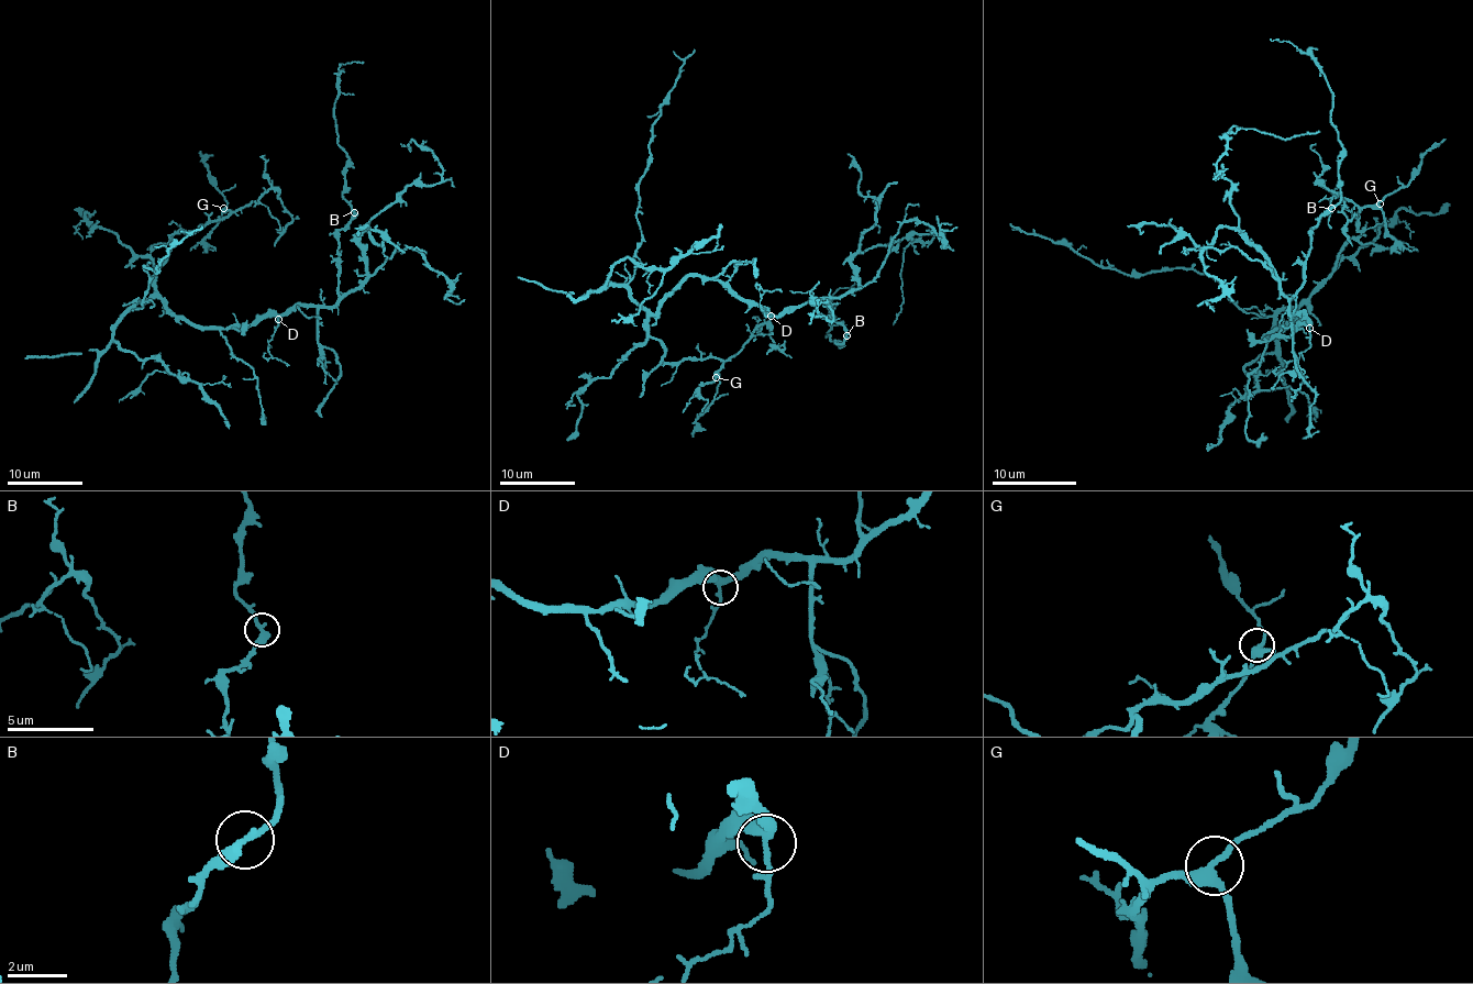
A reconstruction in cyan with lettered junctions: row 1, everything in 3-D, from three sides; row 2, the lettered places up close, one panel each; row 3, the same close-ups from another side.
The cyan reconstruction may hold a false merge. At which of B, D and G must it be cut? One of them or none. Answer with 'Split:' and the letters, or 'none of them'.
Split: none of them

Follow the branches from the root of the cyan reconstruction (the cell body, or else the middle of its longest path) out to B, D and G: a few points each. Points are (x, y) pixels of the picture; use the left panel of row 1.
B: (250, 324), (289, 312), (300, 306), (332, 306), (339, 300), (339, 232), (352, 219), (353, 211)
D: (250, 324), (273, 314), (278, 319)
G: (250, 324), (194, 325), (175, 314), (156, 288), (156, 269), (170, 238), (220, 221), (229, 211), (223, 208)

